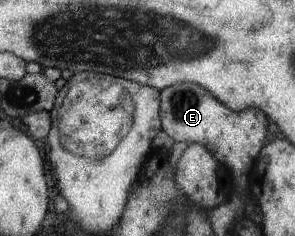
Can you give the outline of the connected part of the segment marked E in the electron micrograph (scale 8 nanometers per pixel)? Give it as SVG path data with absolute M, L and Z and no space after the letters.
M174 83L159 91L159 119L162 121L163 131L173 141L200 143L220 164L227 168L234 180L240 180L242 174L244 174L244 178L248 178L246 172L252 170L255 160L258 158L258 152L261 151L260 144L266 138L266 115L261 110L234 112L208 92L198 96L198 84Z

